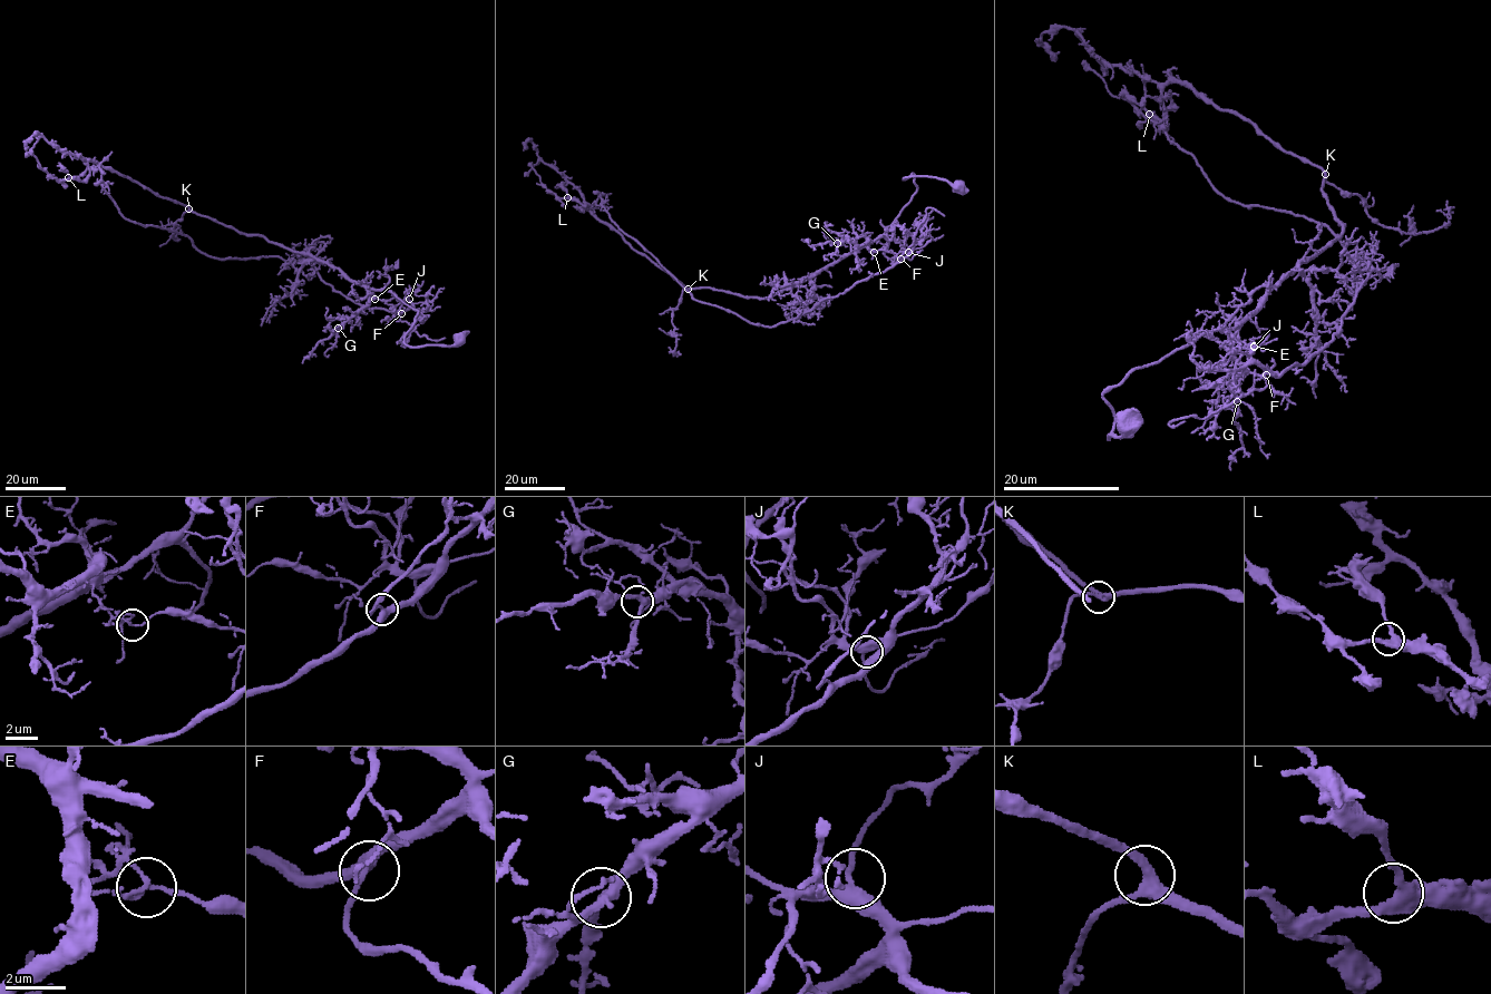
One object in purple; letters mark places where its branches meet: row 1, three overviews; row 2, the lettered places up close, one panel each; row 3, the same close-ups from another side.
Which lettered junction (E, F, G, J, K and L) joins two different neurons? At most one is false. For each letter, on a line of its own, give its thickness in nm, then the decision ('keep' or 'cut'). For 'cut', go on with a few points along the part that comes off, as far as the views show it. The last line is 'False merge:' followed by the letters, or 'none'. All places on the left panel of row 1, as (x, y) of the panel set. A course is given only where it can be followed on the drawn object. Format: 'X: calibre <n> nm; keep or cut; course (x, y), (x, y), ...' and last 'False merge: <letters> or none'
E: calibre 110 nm; cut; course (376, 298), (411, 305), (356, 303), (304, 260), (202, 253), (127, 220), (99, 168), (79, 175)
F: calibre 320 nm; keep
G: calibre 300 nm; keep
J: calibre 340 nm; keep
K: calibre 320 nm; keep
L: calibre 400 nm; keep
False merge: E

